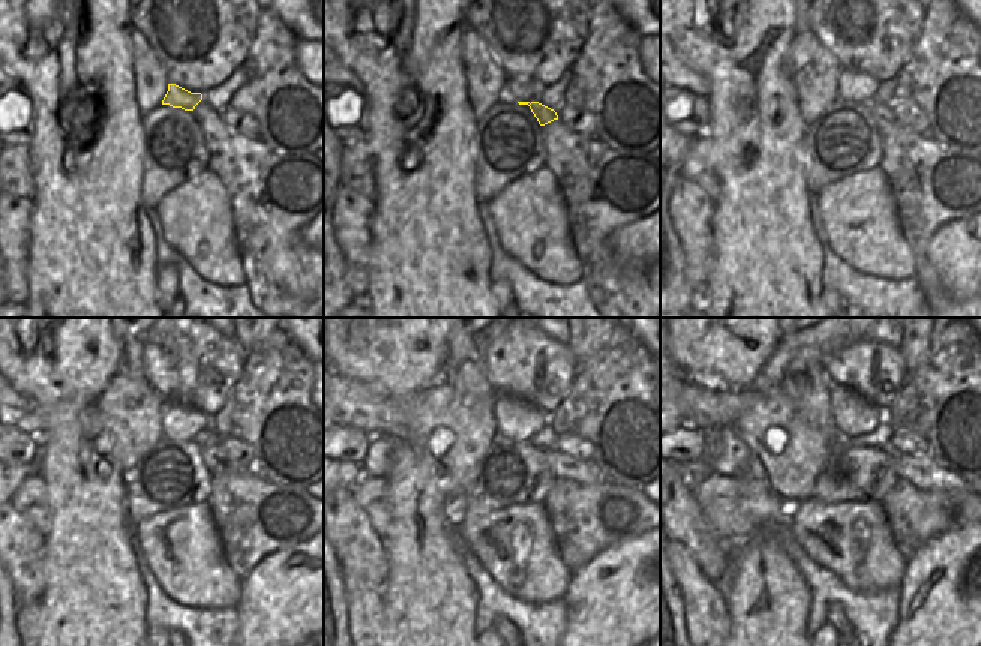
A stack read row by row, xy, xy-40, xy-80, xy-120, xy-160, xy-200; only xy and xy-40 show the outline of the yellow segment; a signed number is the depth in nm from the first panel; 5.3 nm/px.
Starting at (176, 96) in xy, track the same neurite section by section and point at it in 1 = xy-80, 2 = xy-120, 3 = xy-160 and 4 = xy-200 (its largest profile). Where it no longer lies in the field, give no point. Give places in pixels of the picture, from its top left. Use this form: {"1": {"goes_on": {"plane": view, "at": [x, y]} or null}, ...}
{"1": {"goes_on": {"plane": "xy-80", "at": [884, 117]}}, "2": {"goes_on": {"plane": "xy-120", "at": [216, 460]}}, "3": {"goes_on": {"plane": "xy-160", "at": [564, 466]}}, "4": {"goes_on": {"plane": "xy-200", "at": [921, 471]}}}

